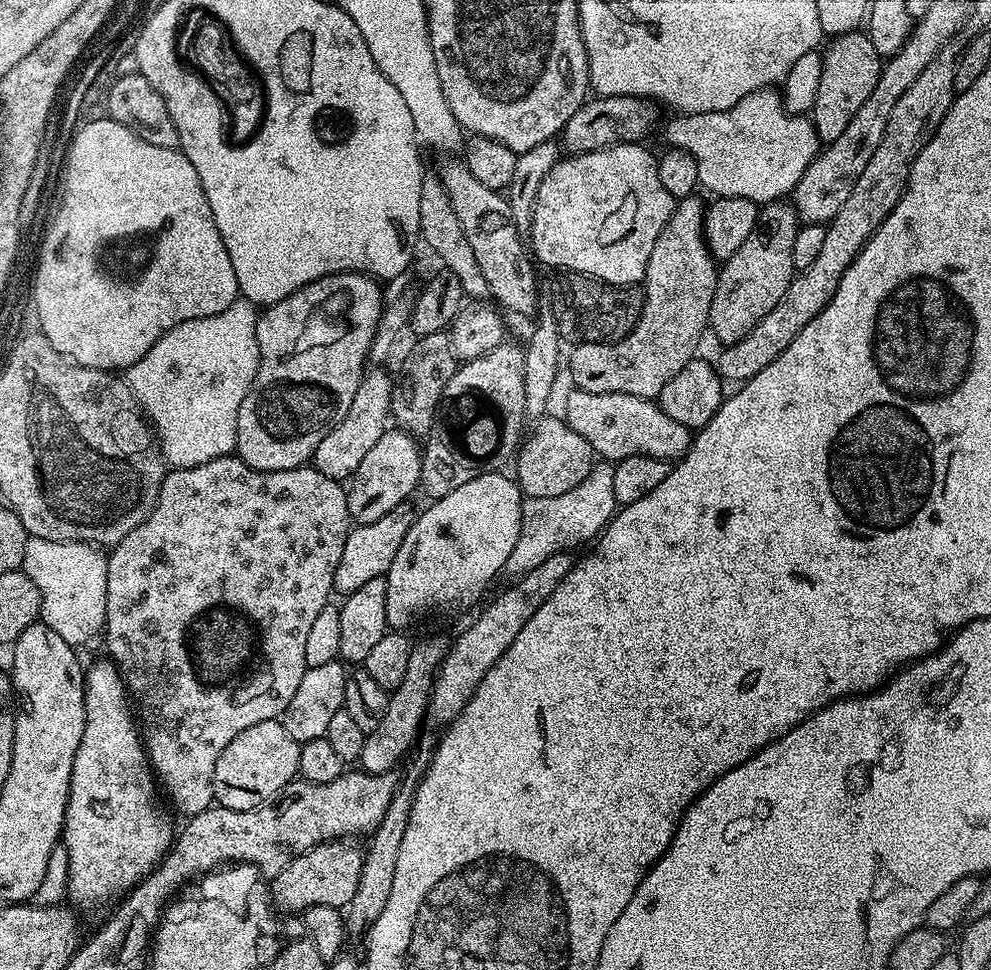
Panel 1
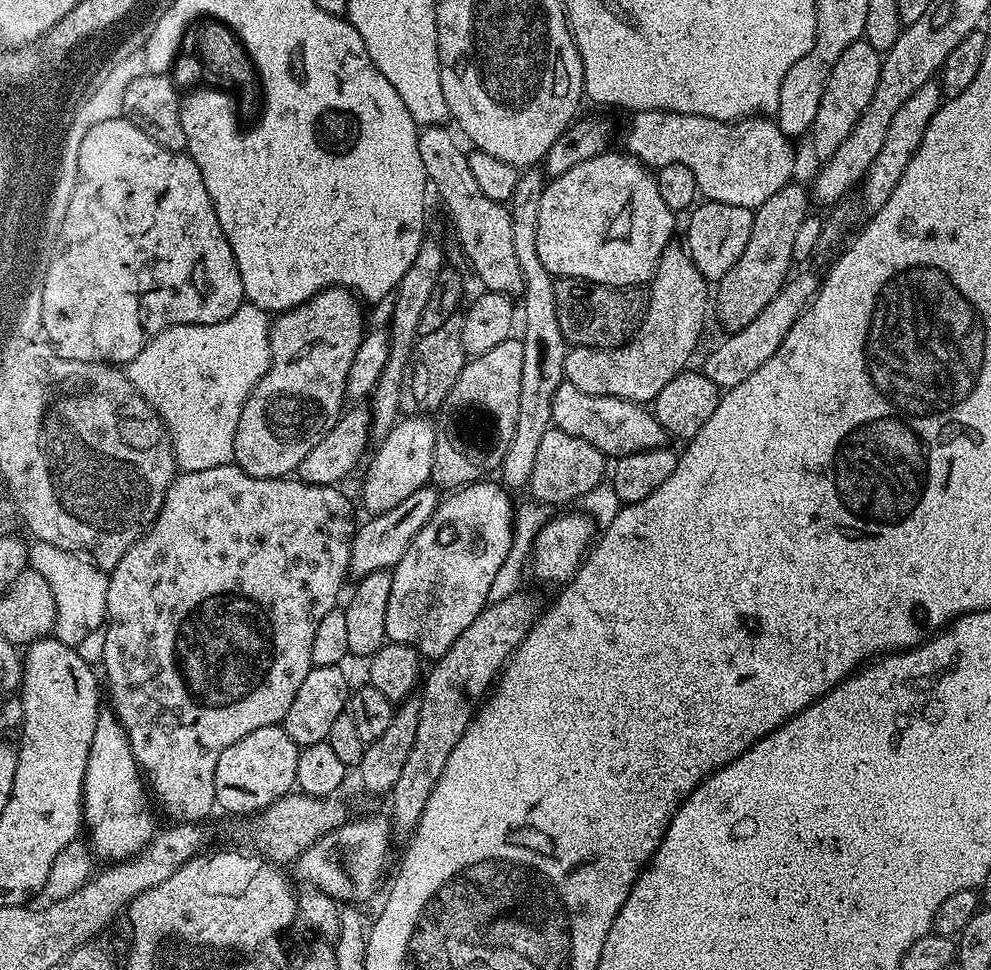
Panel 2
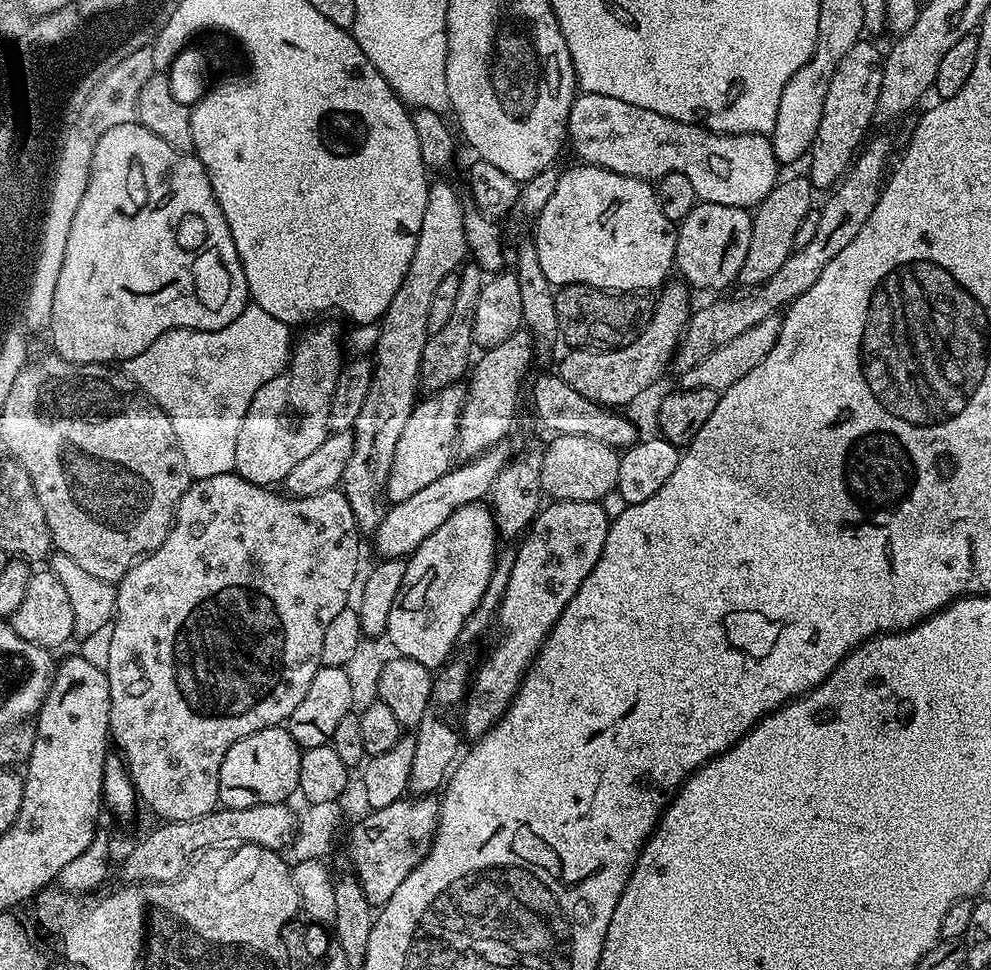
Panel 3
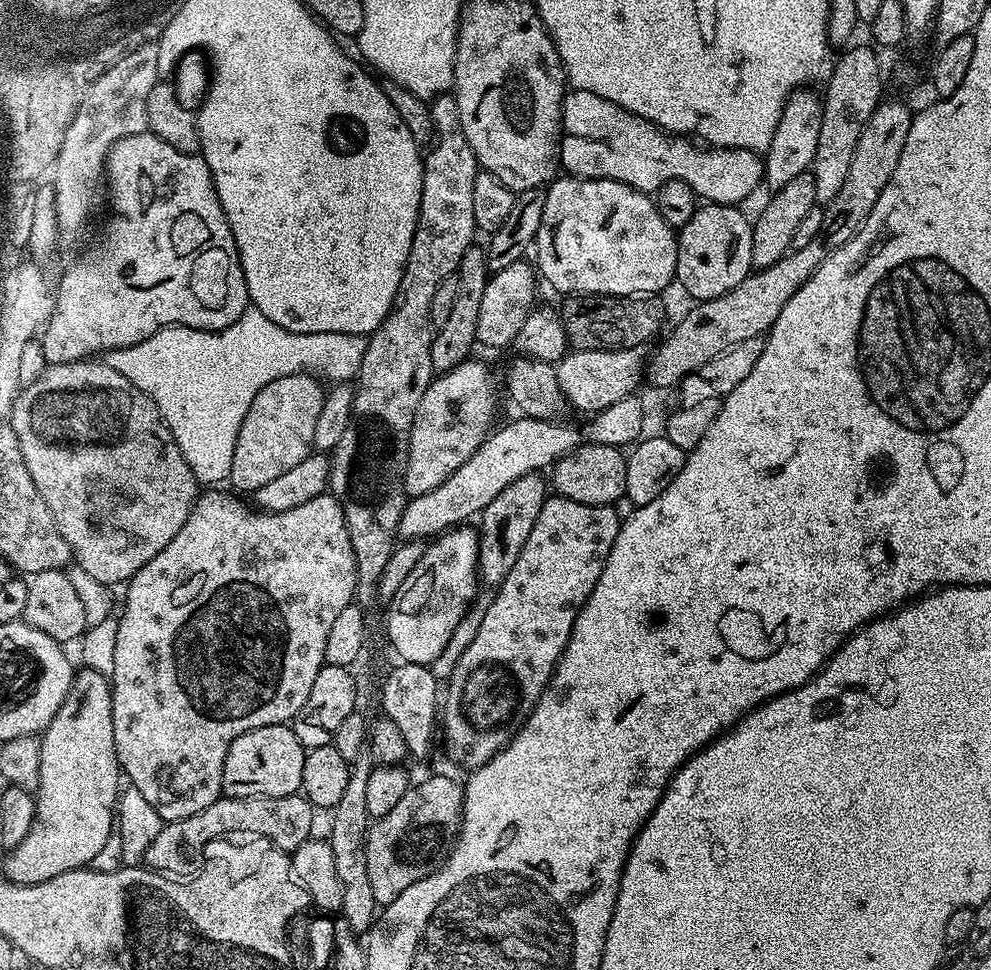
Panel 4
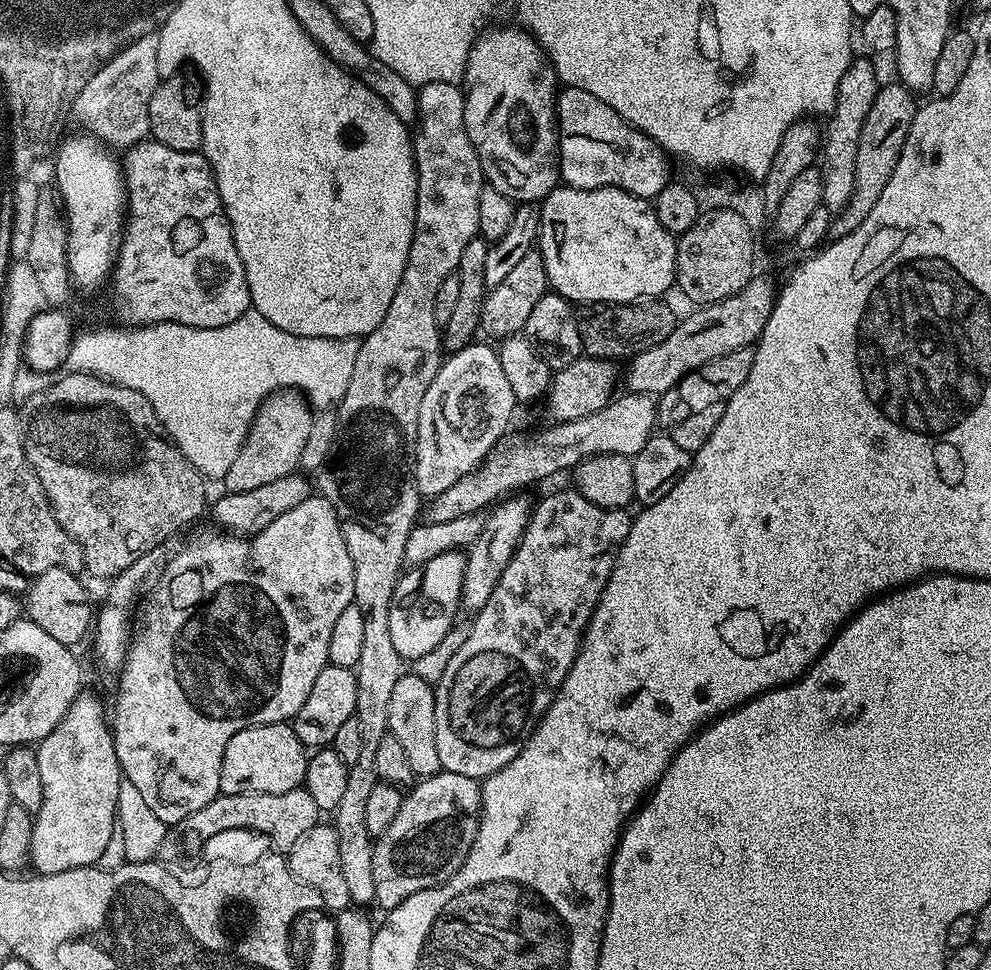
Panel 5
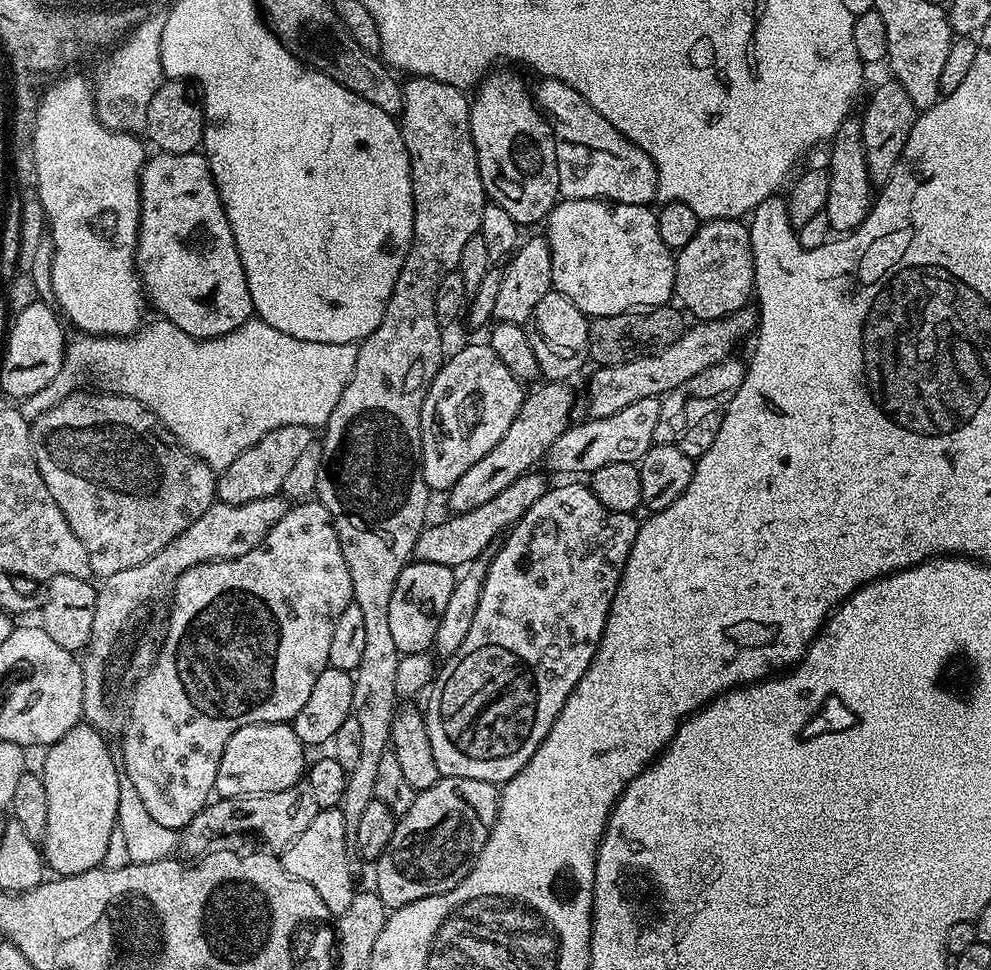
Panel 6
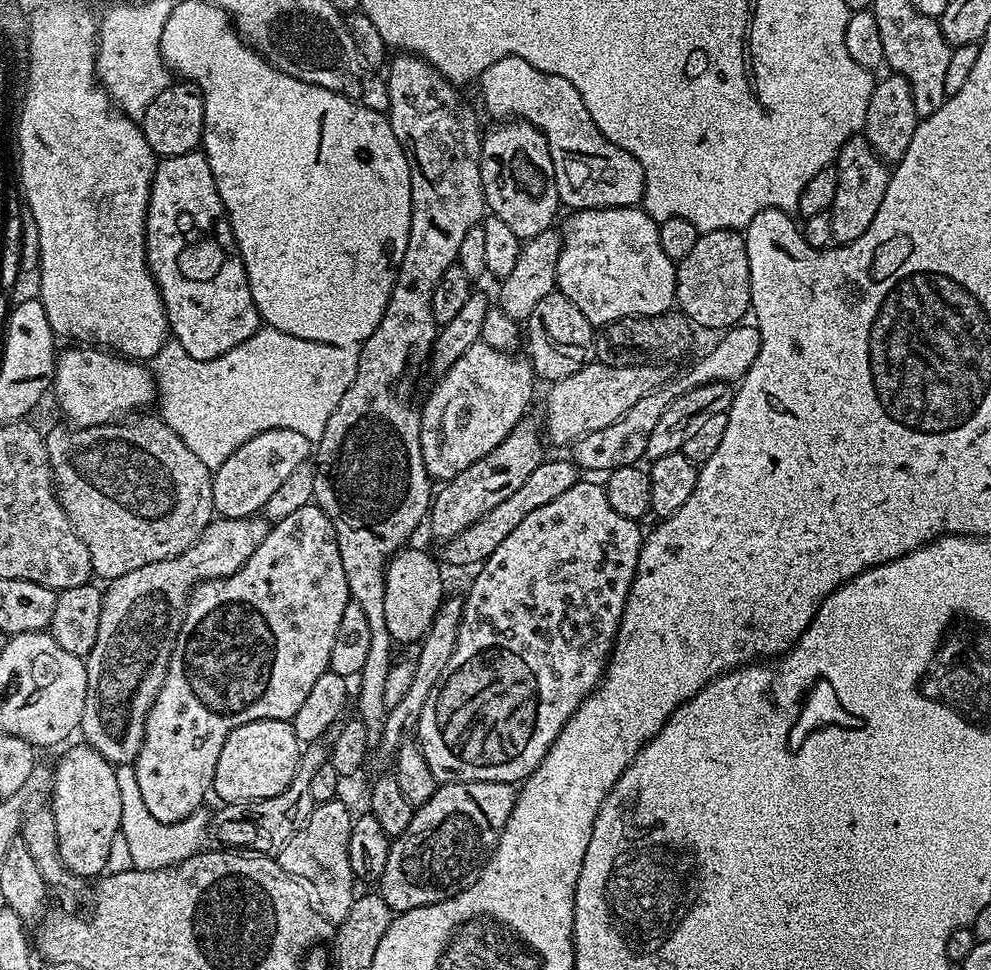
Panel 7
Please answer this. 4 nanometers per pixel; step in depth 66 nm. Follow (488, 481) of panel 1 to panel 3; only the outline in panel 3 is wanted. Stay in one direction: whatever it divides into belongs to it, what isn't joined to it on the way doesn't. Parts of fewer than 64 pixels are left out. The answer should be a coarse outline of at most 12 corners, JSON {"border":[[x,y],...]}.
{"border":[[463,504],[416,552],[386,633],[448,664],[498,557],[496,520]]}

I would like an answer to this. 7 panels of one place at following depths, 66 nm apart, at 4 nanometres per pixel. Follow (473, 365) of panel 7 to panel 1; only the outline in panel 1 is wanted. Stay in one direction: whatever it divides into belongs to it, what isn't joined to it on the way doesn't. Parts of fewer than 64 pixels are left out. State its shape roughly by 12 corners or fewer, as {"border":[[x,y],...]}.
{"border":[[386,430],[347,485],[348,515],[369,524],[420,484],[422,448]]}

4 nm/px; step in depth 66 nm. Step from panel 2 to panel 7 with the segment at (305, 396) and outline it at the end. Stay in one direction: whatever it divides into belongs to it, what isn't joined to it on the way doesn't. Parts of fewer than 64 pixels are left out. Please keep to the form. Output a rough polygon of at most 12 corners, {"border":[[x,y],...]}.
{"border":[[266,430],[212,474],[220,518],[263,513],[313,441]]}

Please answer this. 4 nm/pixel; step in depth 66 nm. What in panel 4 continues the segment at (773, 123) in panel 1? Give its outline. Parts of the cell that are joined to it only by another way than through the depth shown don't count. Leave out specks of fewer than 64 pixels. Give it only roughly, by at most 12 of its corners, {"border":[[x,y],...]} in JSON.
{"border":[[581,88],[558,164],[649,194],[681,180],[733,206],[762,184],[745,148],[701,146]]}

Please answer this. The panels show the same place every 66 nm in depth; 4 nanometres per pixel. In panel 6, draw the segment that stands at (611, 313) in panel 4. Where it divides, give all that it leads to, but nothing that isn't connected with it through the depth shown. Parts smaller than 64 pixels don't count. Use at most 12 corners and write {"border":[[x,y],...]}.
{"border":[[681,309],[591,317],[589,361],[621,364],[670,346]]}

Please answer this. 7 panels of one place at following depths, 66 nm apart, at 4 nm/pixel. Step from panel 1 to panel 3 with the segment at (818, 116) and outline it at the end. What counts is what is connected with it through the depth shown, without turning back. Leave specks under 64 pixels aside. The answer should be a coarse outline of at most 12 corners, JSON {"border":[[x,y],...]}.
{"border":[[882,52],[838,62],[807,157],[813,189],[835,189],[876,118]]}

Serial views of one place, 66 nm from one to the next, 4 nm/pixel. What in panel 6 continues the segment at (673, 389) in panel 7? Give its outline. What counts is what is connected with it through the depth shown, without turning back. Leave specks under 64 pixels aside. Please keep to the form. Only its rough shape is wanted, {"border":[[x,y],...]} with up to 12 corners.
{"border":[[658,396],[573,423],[547,471],[591,474],[636,464],[662,419]]}

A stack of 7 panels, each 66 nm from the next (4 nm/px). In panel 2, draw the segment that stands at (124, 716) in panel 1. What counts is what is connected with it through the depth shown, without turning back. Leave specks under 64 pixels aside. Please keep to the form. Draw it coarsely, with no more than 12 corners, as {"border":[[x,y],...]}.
{"border":[[101,711],[84,779],[83,827],[104,862],[158,831],[115,712]]}

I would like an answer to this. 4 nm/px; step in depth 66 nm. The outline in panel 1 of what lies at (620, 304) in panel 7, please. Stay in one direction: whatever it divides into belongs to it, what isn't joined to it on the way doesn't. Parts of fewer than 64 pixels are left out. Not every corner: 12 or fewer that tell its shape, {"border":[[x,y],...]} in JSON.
{"border":[[640,142],[568,154],[534,202],[531,255],[643,281],[674,207]]}

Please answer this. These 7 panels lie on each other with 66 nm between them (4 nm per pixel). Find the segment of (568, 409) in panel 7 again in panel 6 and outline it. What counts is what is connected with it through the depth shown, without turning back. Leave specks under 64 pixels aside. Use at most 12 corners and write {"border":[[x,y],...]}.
{"border":[[745,306],[685,327],[660,352],[597,367],[587,415],[664,398],[757,331]]}

